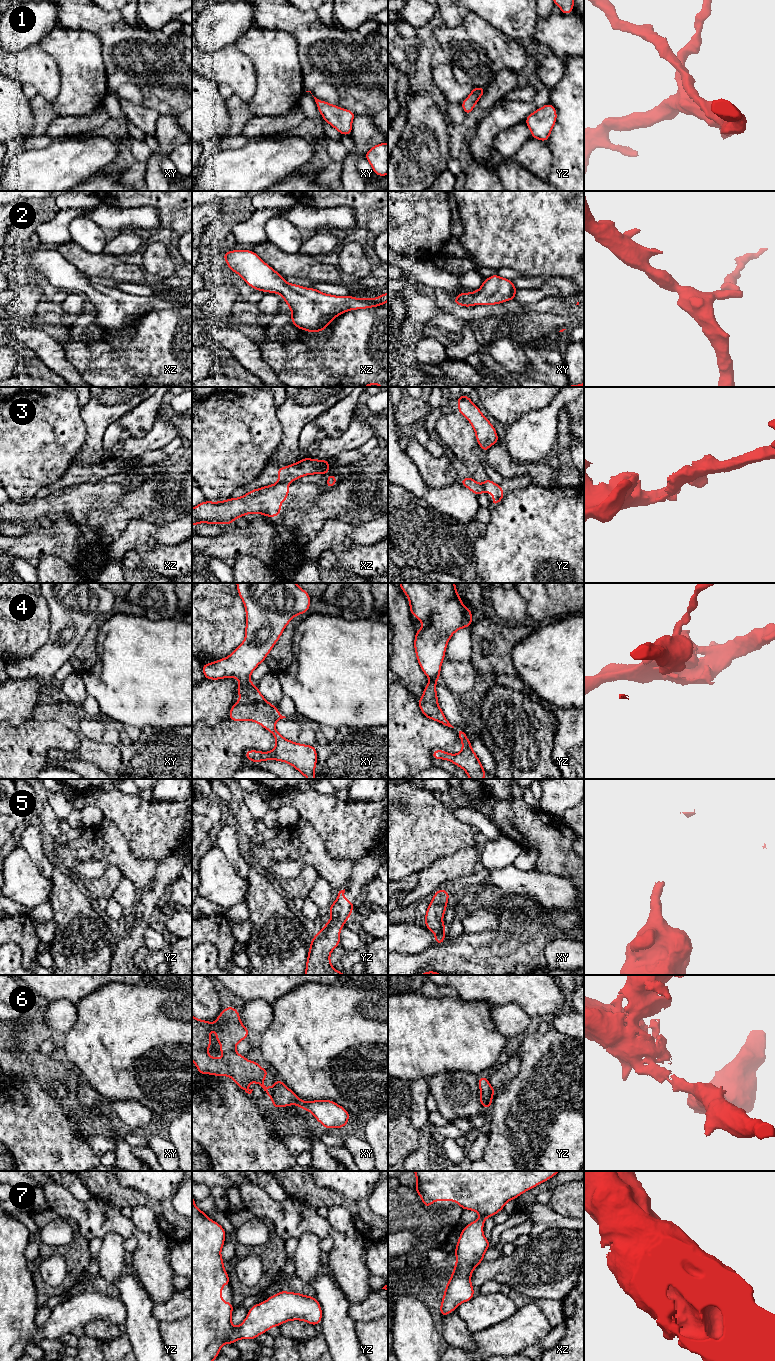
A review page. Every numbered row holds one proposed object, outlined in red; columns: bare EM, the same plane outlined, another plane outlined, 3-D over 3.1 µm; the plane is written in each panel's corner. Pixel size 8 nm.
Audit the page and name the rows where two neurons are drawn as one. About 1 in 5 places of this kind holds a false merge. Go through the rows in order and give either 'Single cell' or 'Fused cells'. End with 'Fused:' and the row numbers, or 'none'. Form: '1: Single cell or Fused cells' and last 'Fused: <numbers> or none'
1: Single cell
2: Single cell
3: Fused cells
4: Fused cells
5: Single cell
6: Fused cells
7: Single cell
Fused: 3, 4, 6

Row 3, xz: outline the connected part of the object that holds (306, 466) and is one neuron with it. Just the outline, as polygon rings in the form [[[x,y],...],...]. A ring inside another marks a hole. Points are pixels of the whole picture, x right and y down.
[[[304,457],[294,464],[287,465],[286,467],[278,467],[278,479],[281,483],[289,483],[306,475],[325,474],[330,469],[329,464],[330,461],[328,460]]]

